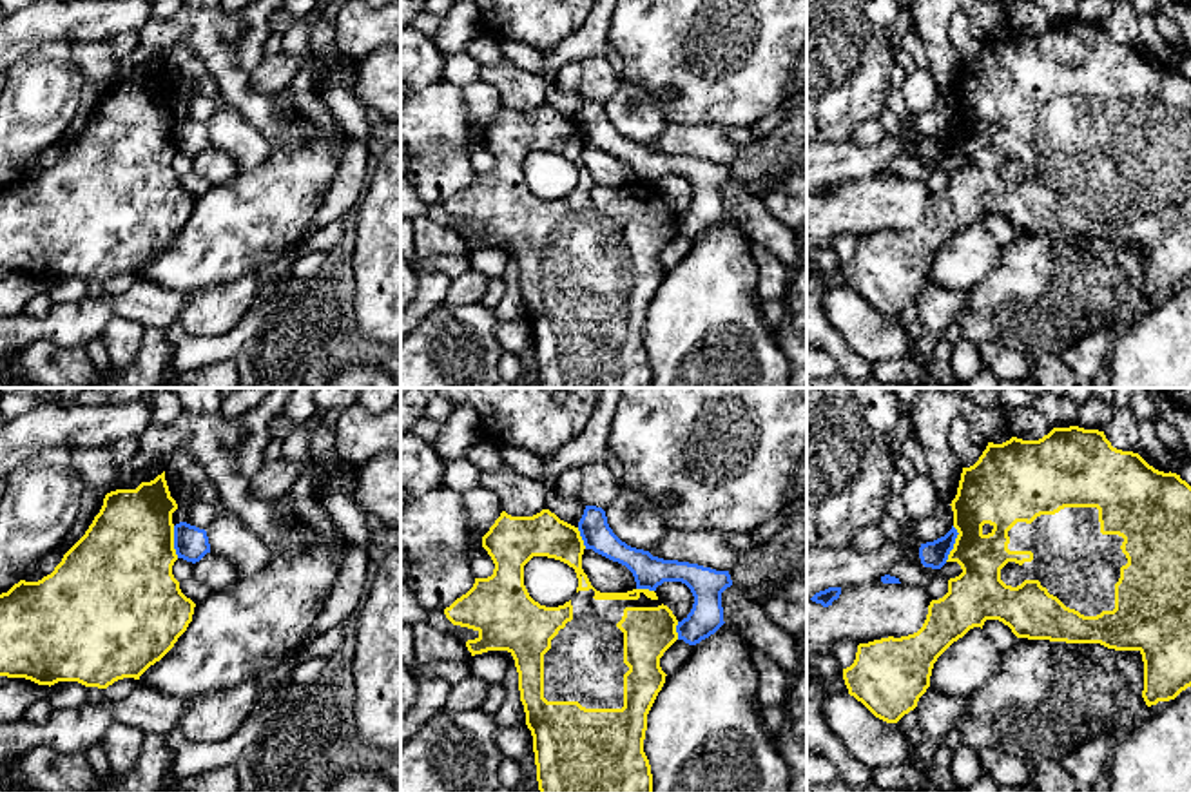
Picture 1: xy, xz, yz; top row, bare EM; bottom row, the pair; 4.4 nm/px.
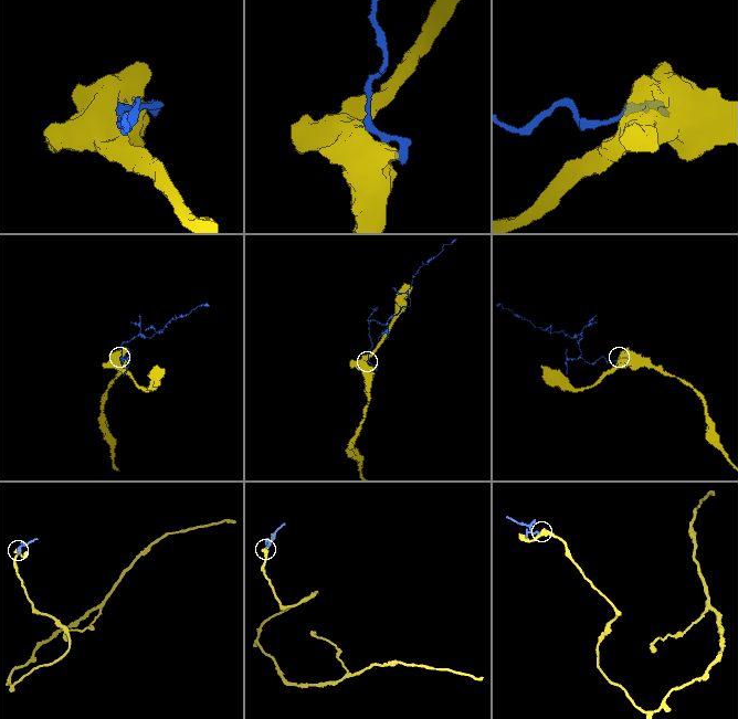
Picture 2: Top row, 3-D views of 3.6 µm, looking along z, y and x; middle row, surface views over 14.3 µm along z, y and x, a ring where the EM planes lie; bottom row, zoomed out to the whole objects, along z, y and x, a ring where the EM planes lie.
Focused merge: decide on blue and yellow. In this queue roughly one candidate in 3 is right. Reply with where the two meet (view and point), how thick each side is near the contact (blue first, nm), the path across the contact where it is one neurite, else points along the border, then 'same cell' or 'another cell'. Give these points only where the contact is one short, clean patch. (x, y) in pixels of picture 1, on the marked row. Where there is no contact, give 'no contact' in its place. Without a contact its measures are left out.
yz (954, 542) | 120/260 nm | another cell

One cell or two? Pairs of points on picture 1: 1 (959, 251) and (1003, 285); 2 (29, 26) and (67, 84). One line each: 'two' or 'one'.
1: two
2: two

